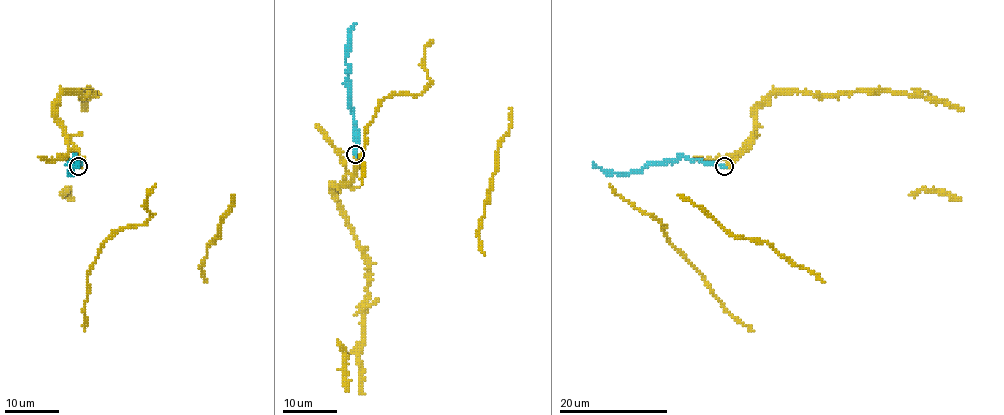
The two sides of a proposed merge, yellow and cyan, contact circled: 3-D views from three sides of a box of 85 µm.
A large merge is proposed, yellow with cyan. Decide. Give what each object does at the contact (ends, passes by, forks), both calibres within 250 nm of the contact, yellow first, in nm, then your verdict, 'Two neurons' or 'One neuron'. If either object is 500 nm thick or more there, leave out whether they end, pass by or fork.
Thickness 480 nm (yellow) against 500 nm. One neuron

